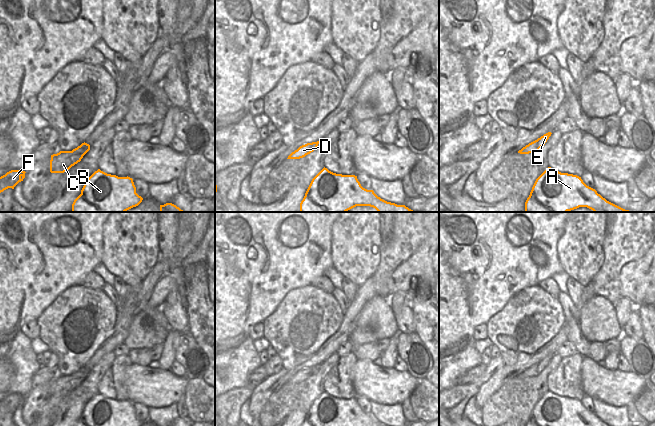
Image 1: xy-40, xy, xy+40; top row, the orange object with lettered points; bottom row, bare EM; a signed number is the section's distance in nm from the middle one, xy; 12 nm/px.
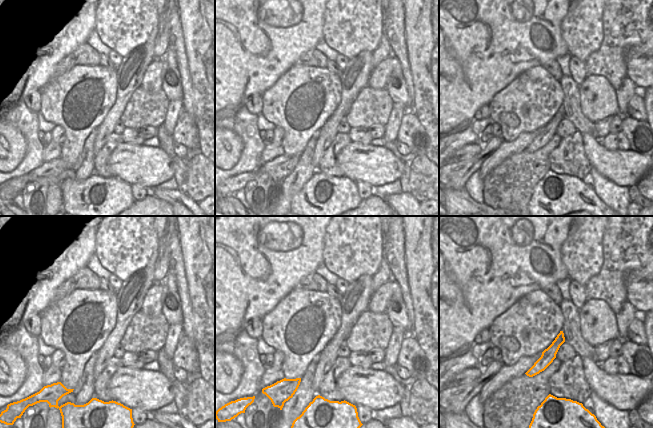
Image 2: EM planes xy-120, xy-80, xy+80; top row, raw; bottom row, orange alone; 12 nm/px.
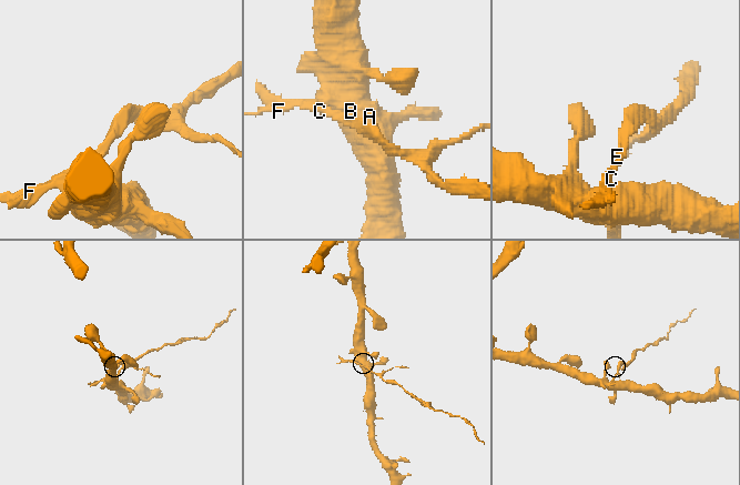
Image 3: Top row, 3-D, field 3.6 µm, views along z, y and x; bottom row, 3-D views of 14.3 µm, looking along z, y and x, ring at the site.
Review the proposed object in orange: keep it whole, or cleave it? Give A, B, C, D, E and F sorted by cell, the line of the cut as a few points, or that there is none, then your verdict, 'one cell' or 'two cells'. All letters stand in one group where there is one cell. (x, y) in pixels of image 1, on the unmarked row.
A B C D F / E; cut in xy+40 along (536, 364), (538, 366), (538, 373); two cells

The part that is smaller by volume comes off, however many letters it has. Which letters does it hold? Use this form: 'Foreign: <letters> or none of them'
Foreign: E

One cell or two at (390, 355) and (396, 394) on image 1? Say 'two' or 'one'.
two

